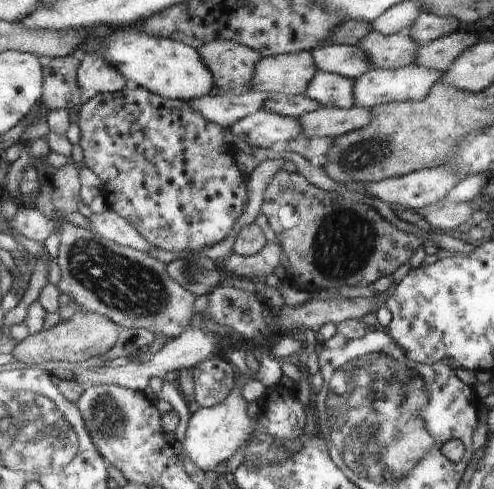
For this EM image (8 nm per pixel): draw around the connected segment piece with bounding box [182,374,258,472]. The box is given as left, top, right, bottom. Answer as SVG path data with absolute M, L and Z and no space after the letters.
M235 374L232 392L224 398L222 404L212 407L199 407L194 414L190 414L188 427L184 432L182 448L186 456L204 472L217 468L228 460L247 442L255 436L258 427L257 420L248 416L247 401L242 396L242 387L239 386L240 376Z

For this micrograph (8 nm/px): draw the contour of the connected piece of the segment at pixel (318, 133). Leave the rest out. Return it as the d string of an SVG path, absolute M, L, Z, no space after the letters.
M357 105L349 109L324 106L299 116L299 119L305 127L303 136L306 138L336 138L368 126L373 121L373 111Z

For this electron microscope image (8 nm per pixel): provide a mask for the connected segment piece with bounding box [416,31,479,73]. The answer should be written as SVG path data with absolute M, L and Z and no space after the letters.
M456 31L452 34L437 38L429 42L428 46L421 46L416 65L434 68L442 73L448 72L450 66L460 58L470 46L478 42L478 36L470 31Z

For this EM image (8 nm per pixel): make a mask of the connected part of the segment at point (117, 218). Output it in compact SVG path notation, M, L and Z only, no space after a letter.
M112 210L103 214L94 213L92 216L88 216L87 219L90 230L112 242L118 243L120 246L130 247L145 253L149 253L156 248L146 238L142 238L128 220L124 220L122 216Z

